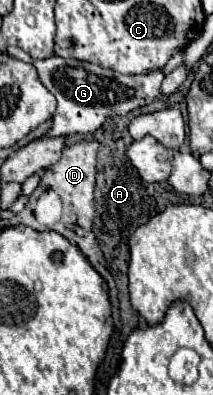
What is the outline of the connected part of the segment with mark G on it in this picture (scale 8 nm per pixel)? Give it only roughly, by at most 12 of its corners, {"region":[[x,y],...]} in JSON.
{"region":[[32,62],[58,108],[48,136],[88,134],[160,96],[160,70],[124,76]]}

